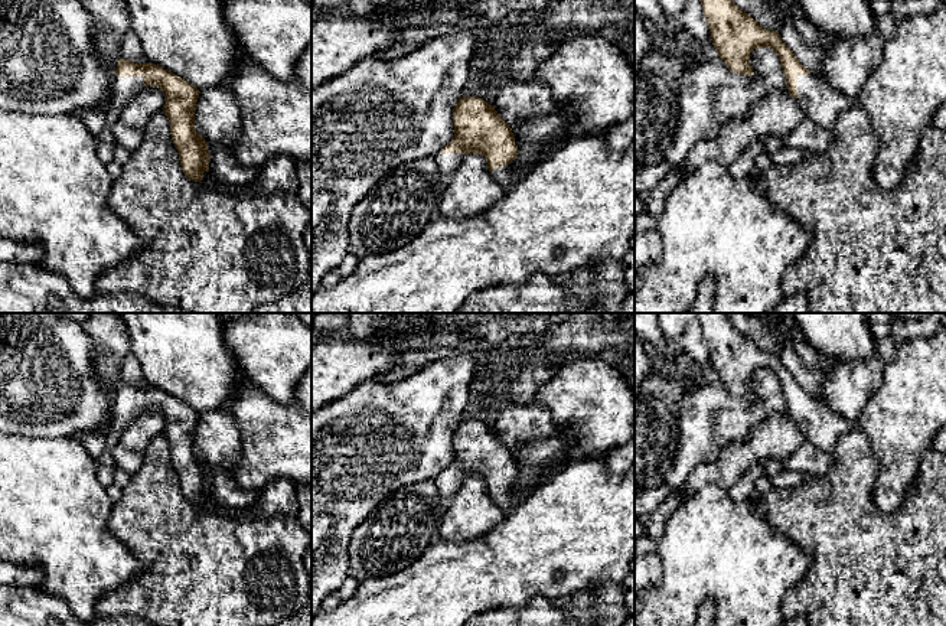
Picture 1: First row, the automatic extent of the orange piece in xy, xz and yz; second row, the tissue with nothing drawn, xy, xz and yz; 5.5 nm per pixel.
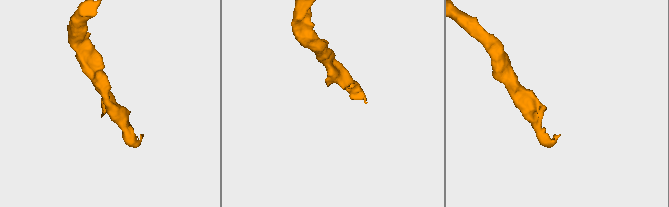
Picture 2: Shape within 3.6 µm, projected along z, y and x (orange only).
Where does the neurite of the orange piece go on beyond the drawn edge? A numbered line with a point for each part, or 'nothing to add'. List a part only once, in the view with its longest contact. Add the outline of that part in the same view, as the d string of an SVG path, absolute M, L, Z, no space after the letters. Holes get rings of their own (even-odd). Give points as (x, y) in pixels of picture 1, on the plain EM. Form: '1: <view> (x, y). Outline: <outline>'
1: xy (124, 411). Outline: M117 400L112 411L112 421L105 436L107 449L118 444L118 438L125 427L144 411L146 405L141 400Z
2: xz (504, 499). Outline: M515 483L509 485L506 489L493 492L492 499L499 509L509 512L513 508L513 488Z

